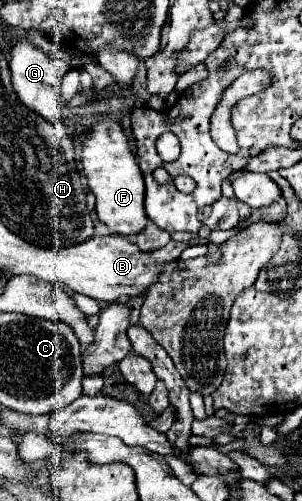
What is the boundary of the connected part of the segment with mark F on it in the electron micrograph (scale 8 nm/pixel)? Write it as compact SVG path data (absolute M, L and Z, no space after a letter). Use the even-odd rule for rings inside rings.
M99 118L93 124L91 132L81 138L83 148L79 152L83 172L87 176L87 184L91 192L97 196L97 218L103 222L111 236L133 236L145 230L149 218L145 214L145 182L139 170L135 154L129 150L127 136L123 128L115 124L111 118Z

